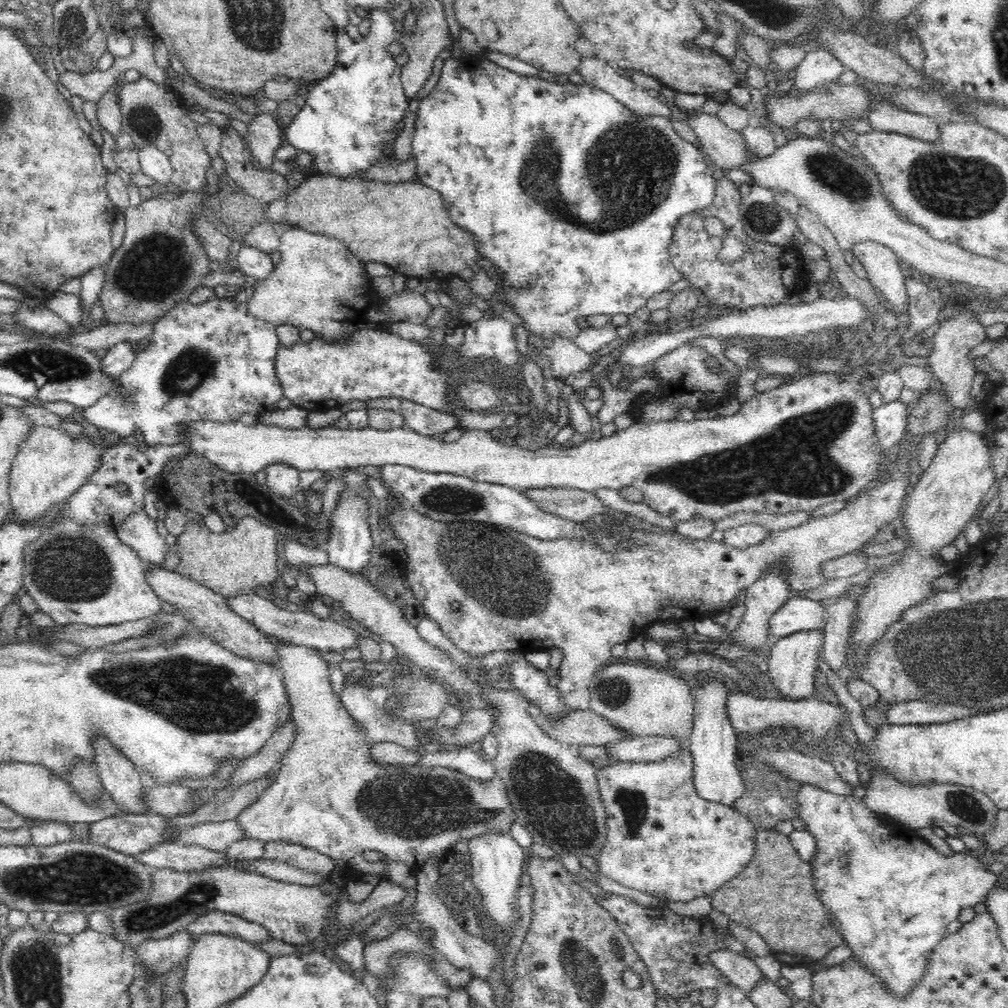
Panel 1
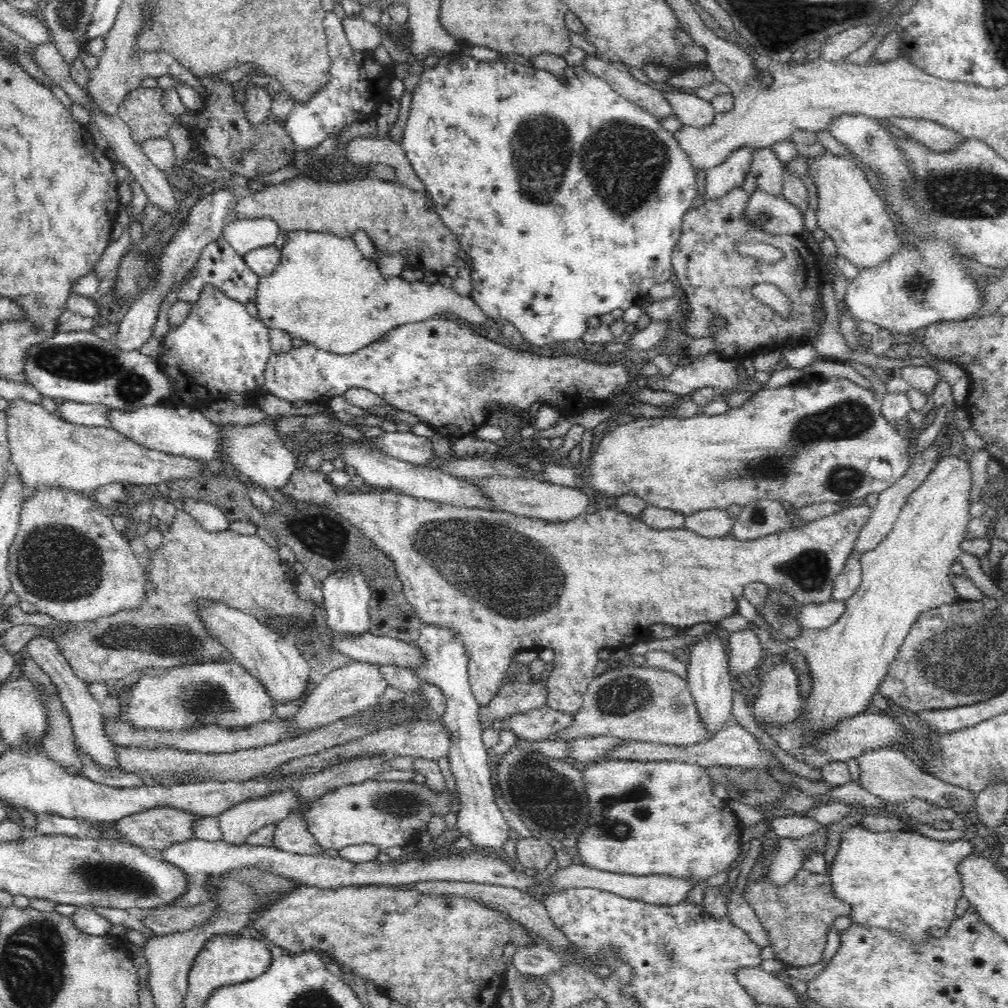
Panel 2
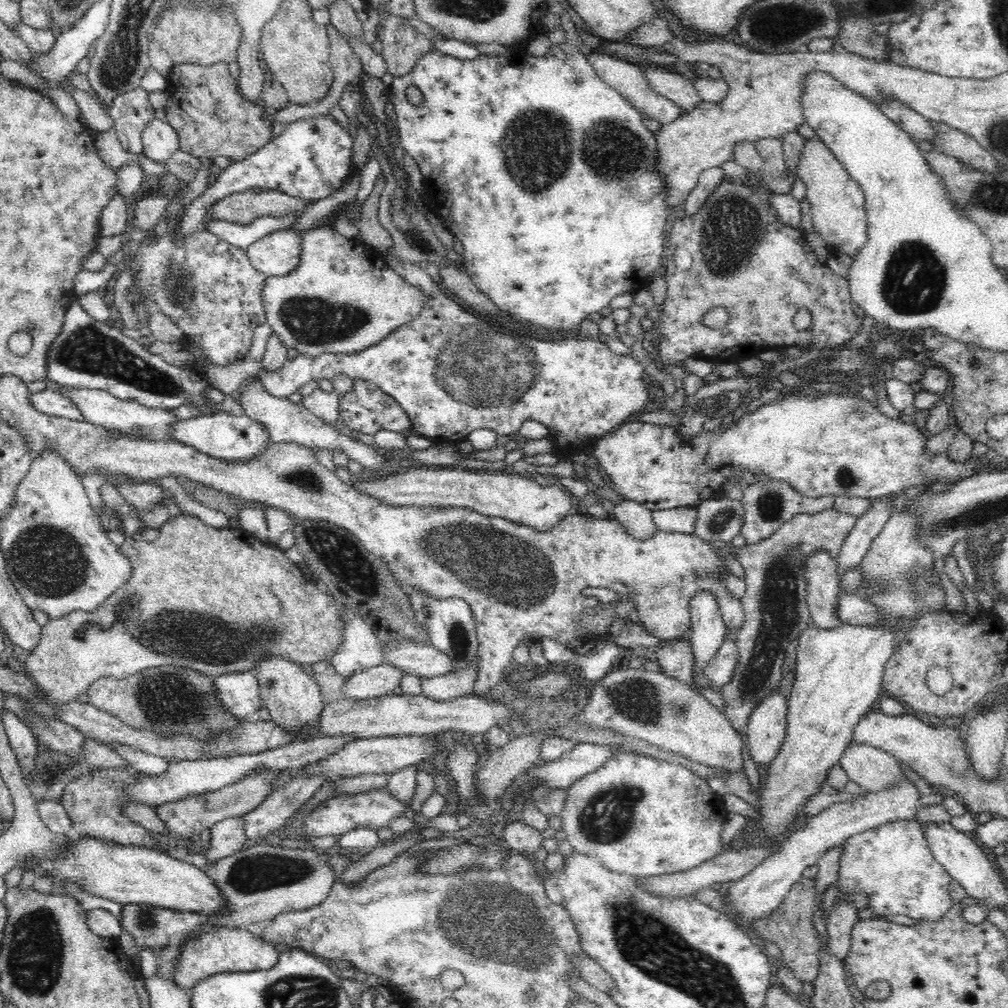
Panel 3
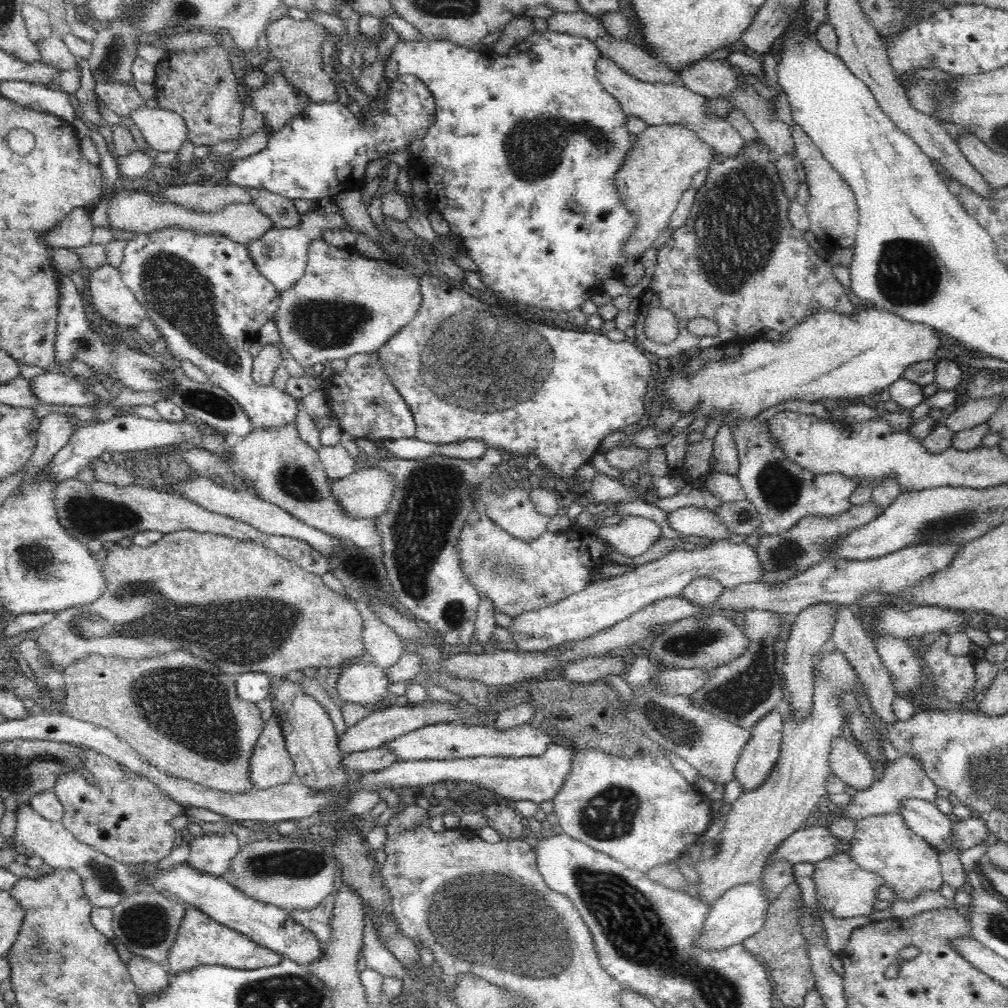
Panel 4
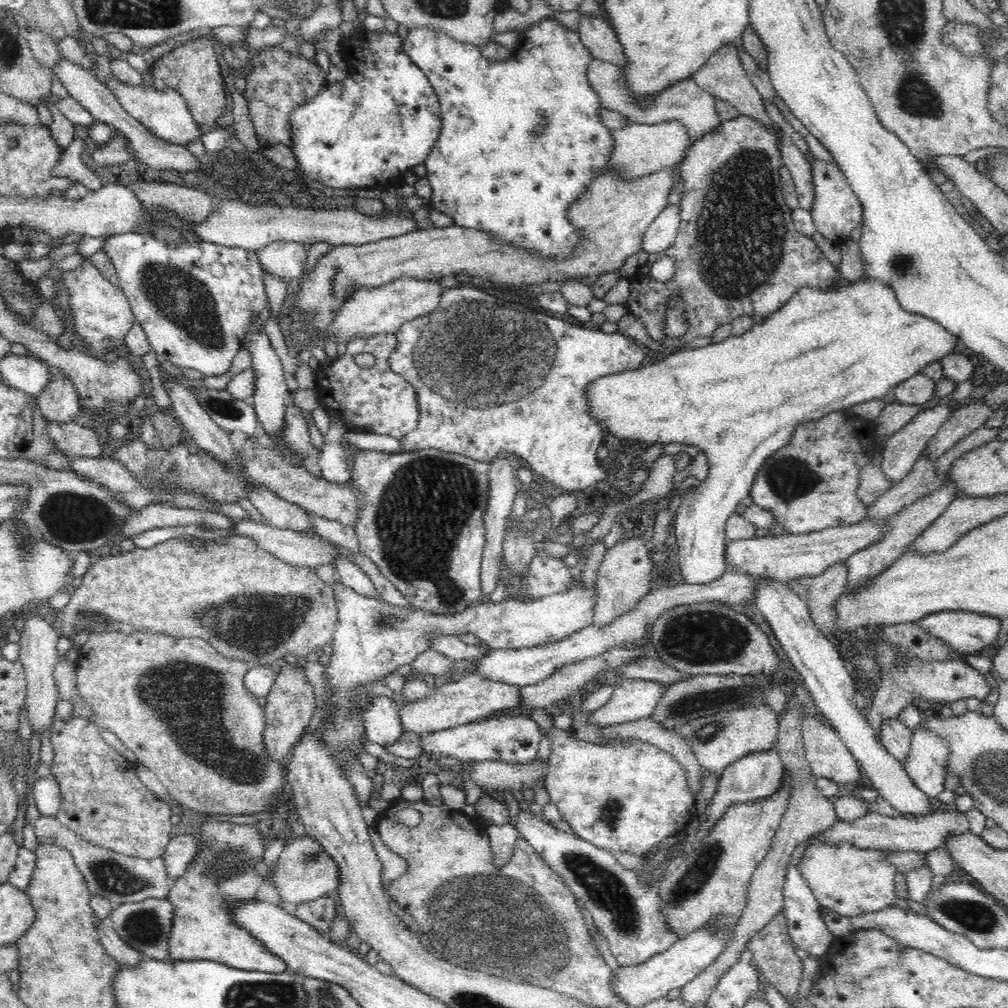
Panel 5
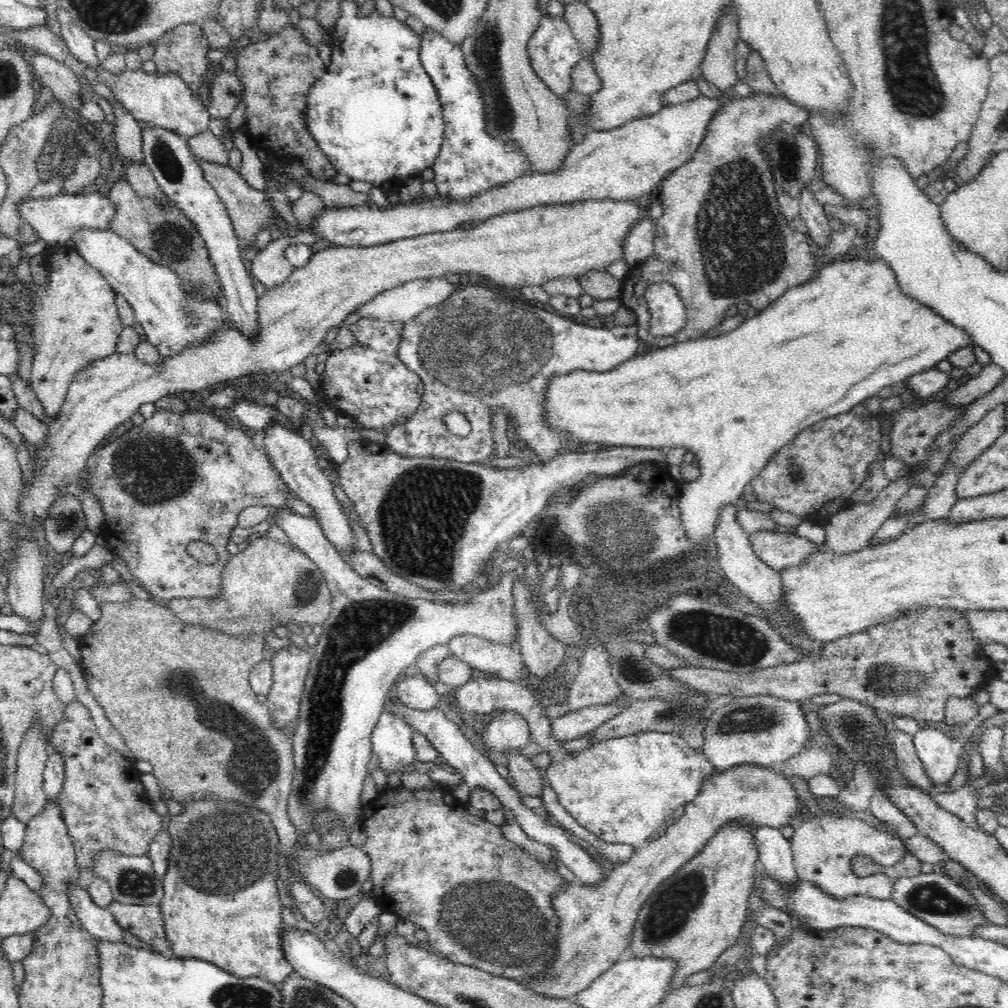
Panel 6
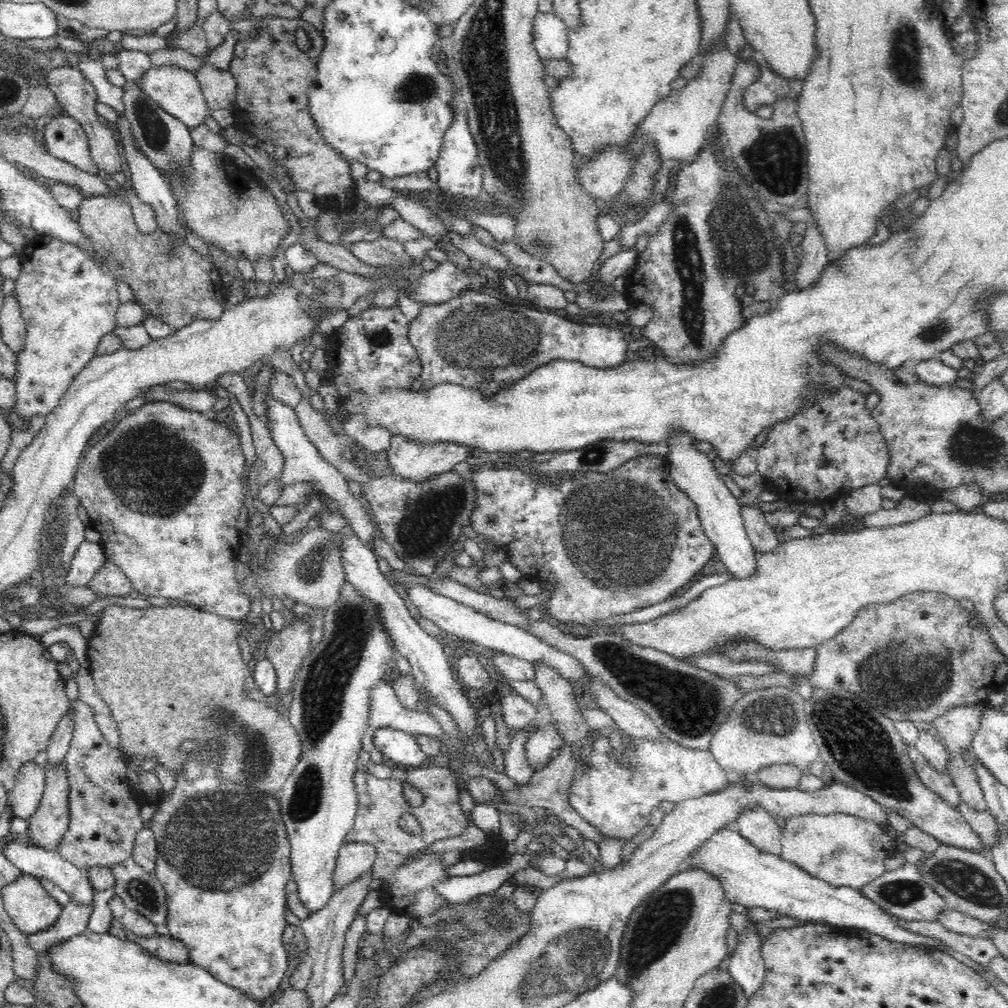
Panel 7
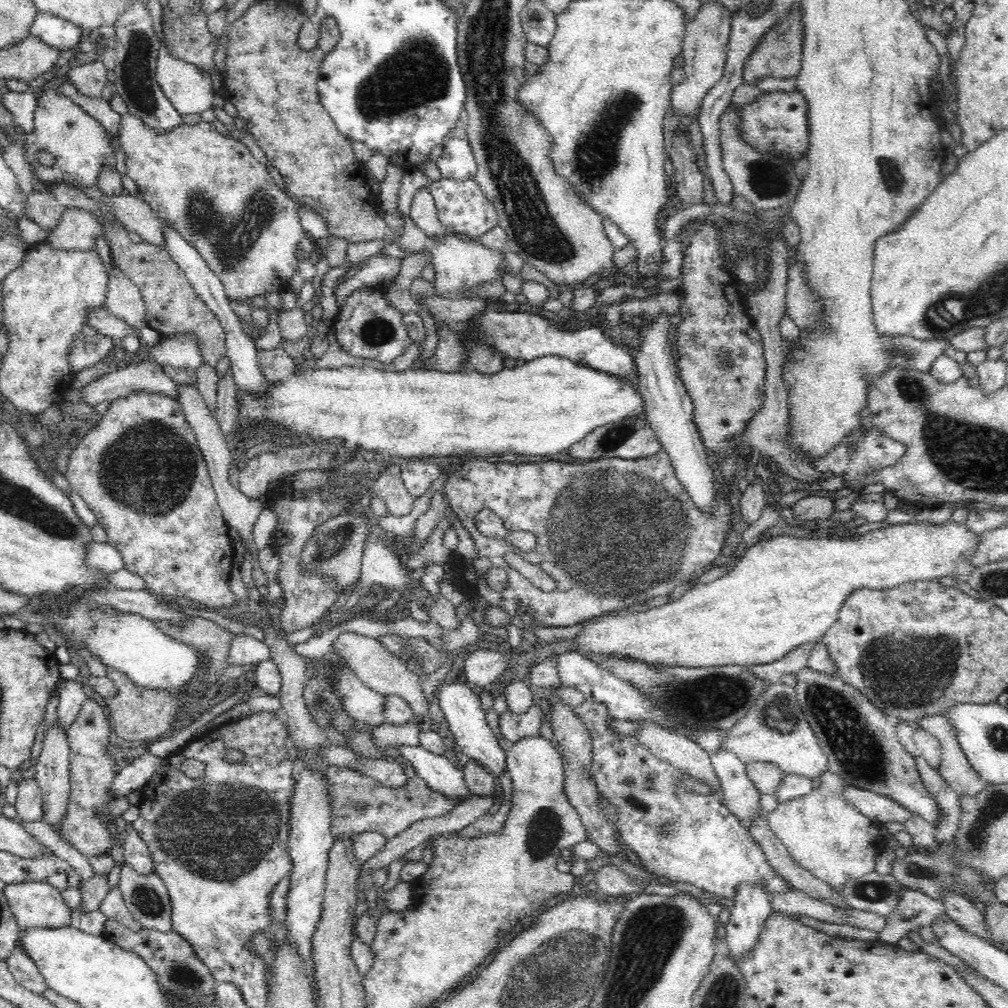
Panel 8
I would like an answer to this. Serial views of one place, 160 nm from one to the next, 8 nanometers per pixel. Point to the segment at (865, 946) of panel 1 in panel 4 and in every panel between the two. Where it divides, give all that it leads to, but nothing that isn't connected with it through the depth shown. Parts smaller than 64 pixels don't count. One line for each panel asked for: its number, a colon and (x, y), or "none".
2: (905, 882)
3: (893, 864)
4: (883, 844)

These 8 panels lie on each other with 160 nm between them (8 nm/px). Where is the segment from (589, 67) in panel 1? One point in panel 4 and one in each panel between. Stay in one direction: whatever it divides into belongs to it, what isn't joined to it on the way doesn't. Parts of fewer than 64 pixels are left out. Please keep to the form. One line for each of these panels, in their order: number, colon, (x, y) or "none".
2: (632, 86)
3: (627, 78)
4: (656, 104)

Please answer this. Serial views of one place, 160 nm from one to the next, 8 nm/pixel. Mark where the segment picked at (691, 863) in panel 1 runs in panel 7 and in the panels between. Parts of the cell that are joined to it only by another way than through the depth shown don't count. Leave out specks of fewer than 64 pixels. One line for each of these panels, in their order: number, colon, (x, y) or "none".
2: (646, 817)
3: (643, 816)
4: (641, 811)
5: (620, 798)
6: (622, 790)
7: (618, 800)

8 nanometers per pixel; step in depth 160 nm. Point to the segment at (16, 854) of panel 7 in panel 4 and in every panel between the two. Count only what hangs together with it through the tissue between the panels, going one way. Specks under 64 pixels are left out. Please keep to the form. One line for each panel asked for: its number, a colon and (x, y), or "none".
4: (150, 978)
5: (123, 953)
6: (99, 922)

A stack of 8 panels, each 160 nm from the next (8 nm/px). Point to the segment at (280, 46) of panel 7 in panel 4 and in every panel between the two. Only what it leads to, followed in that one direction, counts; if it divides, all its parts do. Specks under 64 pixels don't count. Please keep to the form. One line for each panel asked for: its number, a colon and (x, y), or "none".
4: (277, 100)
5: (278, 82)
6: (277, 71)

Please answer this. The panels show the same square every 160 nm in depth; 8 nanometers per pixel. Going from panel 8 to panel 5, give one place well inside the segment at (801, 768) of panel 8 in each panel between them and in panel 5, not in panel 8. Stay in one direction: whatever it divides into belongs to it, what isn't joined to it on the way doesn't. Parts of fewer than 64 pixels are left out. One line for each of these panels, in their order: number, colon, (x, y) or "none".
5: (718, 740)
6: (762, 730)
7: (769, 727)

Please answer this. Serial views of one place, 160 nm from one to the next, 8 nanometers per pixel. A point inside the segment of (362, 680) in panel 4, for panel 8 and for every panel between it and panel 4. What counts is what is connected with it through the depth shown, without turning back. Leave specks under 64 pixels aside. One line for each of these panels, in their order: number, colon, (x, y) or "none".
5: (383, 726)
6: (391, 740)
7: (401, 748)
8: (441, 774)

